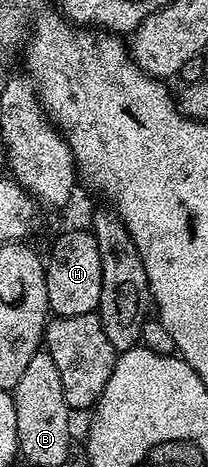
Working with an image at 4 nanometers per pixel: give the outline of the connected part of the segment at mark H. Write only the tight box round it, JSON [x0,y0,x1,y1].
[45,230,101,317]

